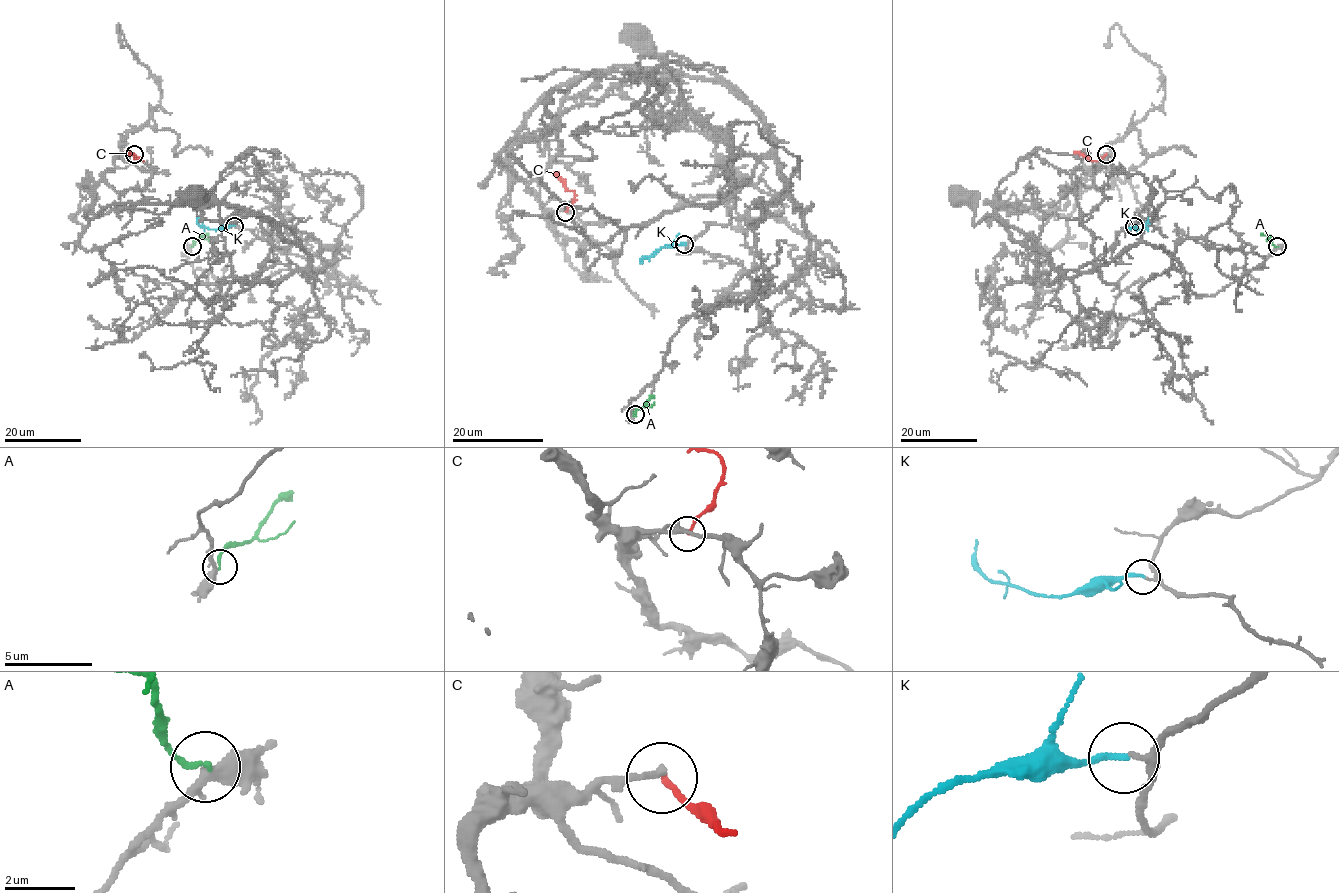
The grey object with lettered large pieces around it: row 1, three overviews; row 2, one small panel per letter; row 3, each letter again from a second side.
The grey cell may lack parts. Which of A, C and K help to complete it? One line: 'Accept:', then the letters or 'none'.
Accept: K

